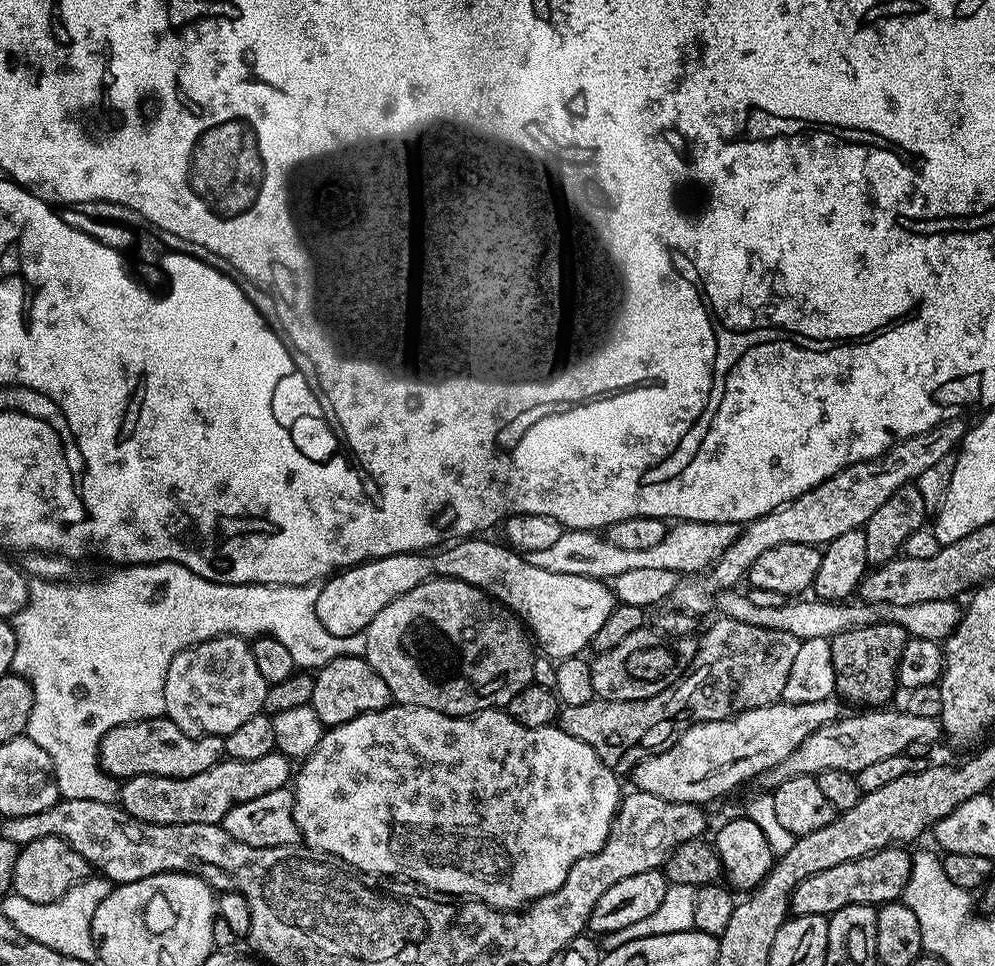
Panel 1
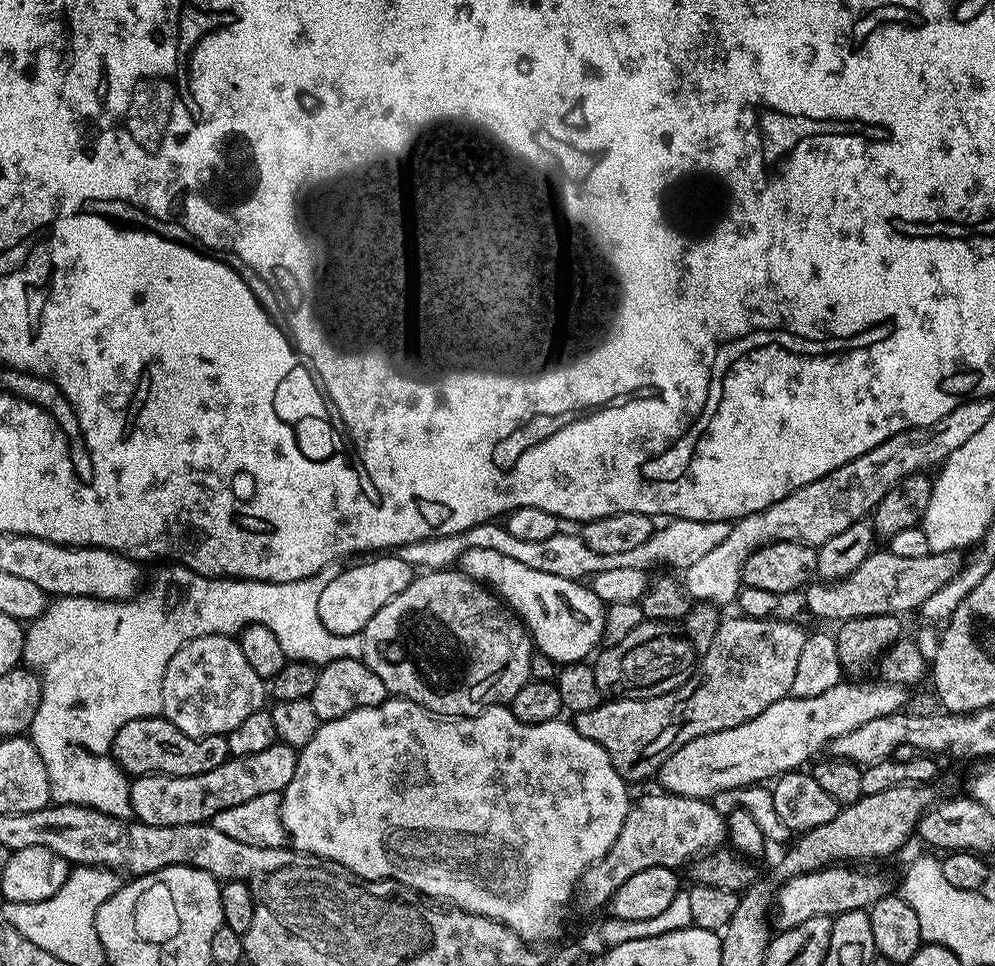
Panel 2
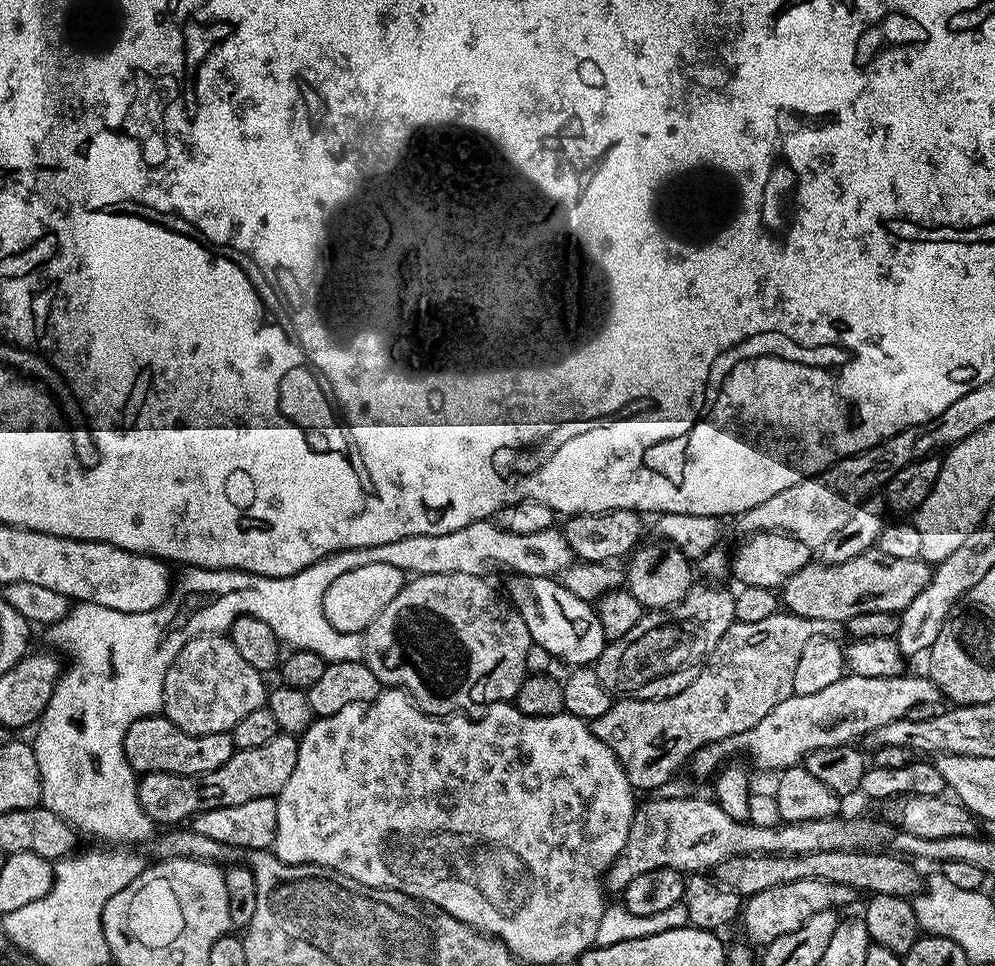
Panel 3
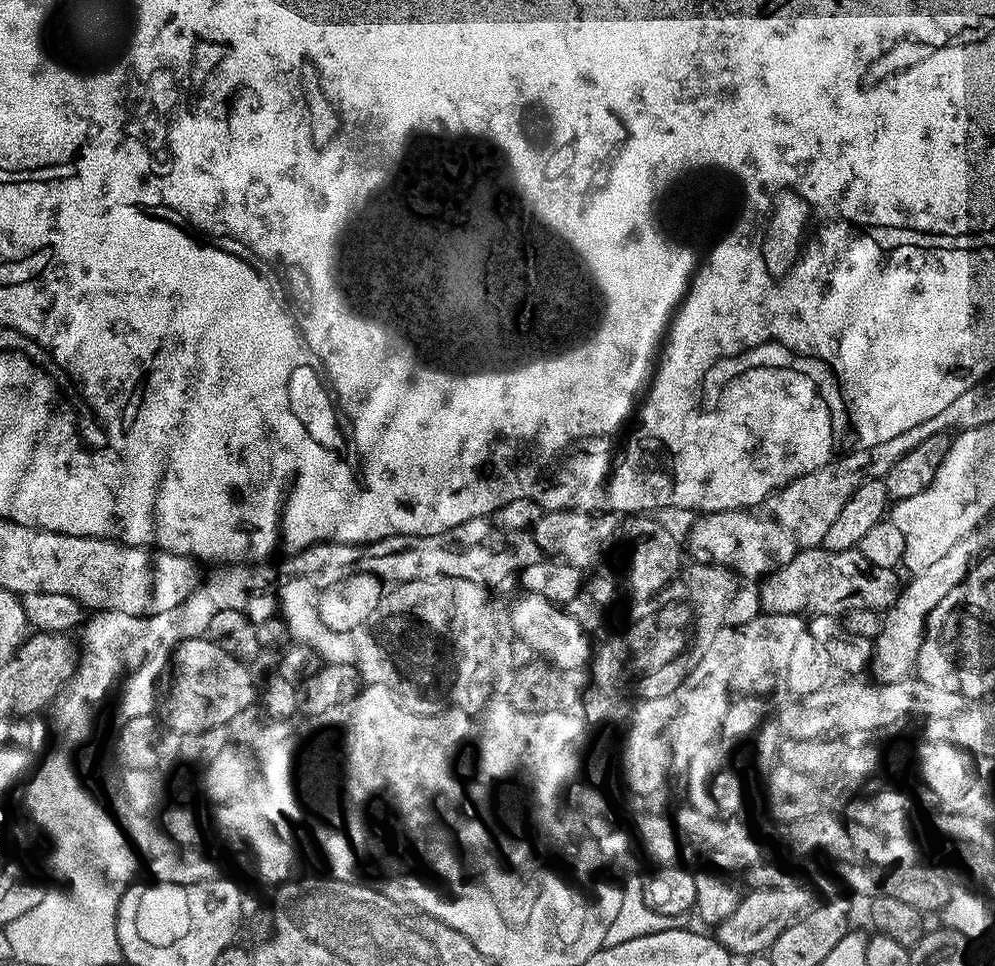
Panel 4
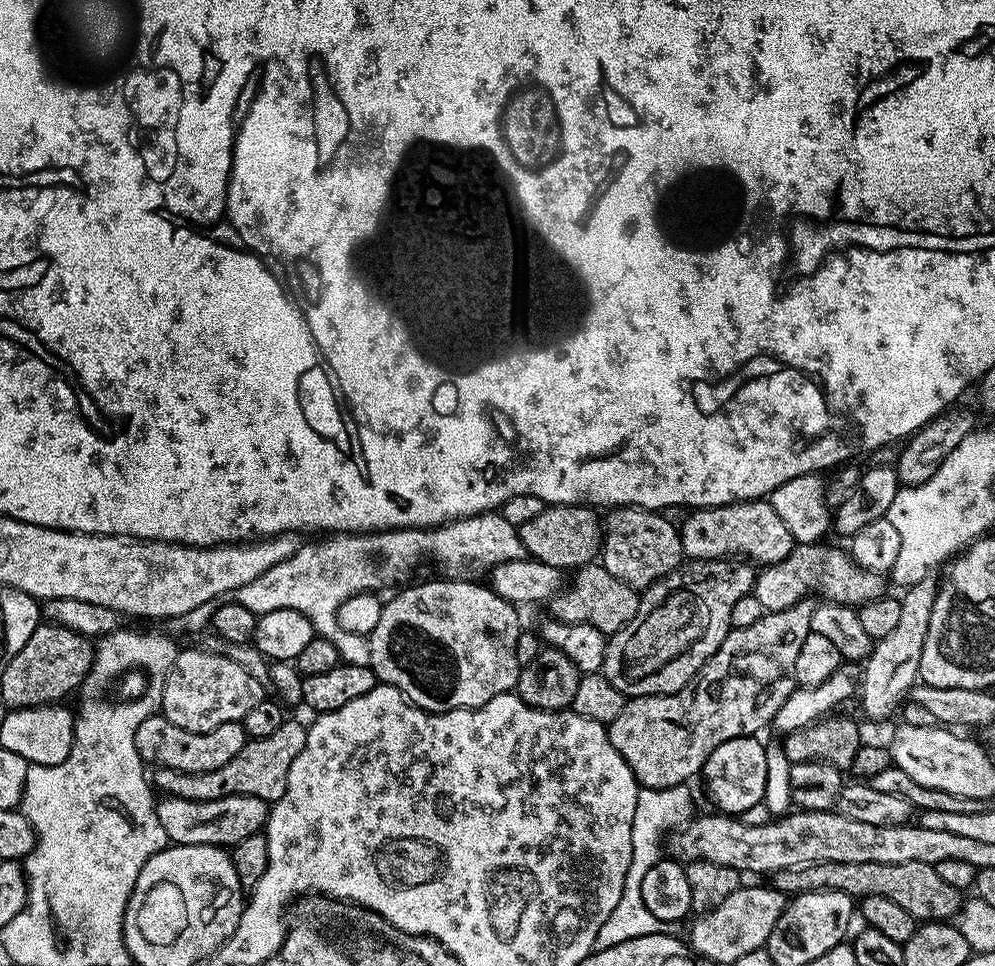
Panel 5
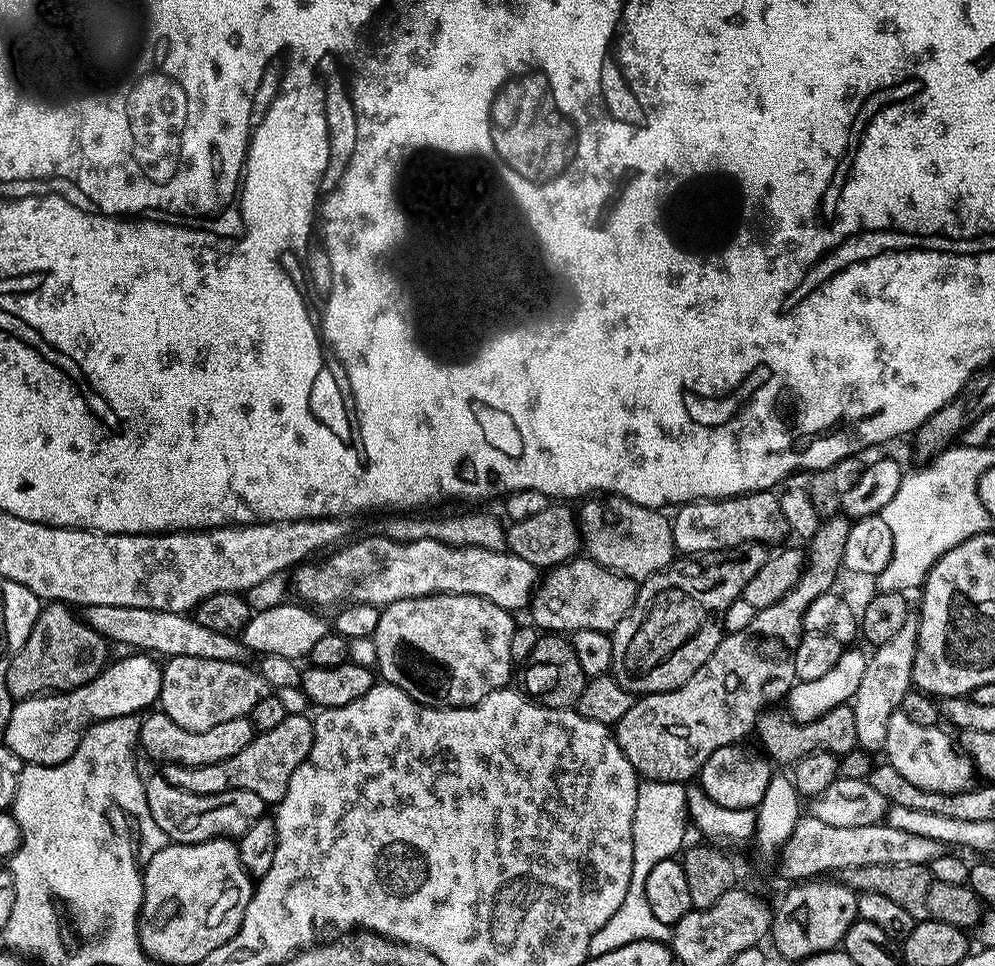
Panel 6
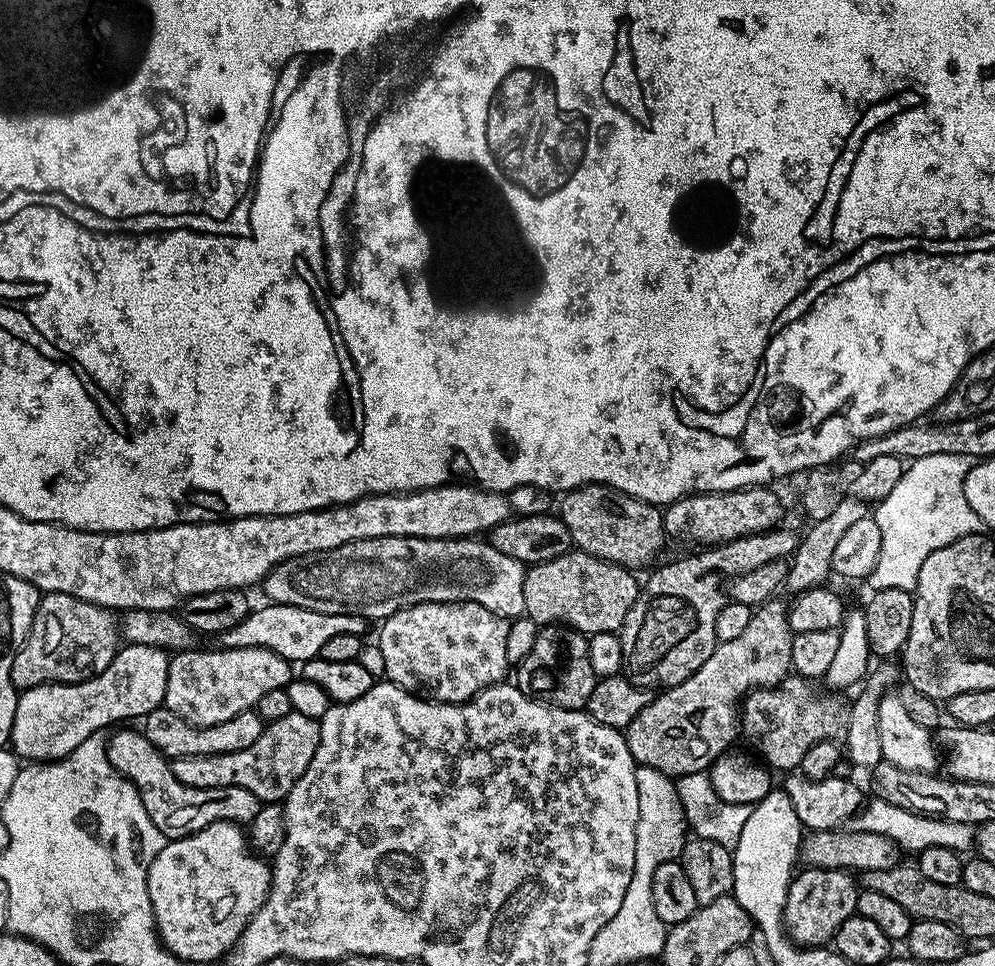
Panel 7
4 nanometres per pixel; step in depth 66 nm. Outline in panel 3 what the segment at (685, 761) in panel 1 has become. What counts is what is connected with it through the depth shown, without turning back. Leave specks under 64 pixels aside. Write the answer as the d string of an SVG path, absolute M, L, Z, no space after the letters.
M846 674L838 682L814 694L794 694L786 698L786 702L778 702L778 706L774 706L774 710L770 710L758 726L698 749L690 761L690 768L700 776L715 777L721 765L735 757L732 756L735 752L745 752L760 768L794 768L814 750L852 744L859 736L860 739L867 737L878 726L886 726L886 722L905 719L912 707L922 706L922 702L937 702L941 696L940 687L924 674L890 678L862 678Z

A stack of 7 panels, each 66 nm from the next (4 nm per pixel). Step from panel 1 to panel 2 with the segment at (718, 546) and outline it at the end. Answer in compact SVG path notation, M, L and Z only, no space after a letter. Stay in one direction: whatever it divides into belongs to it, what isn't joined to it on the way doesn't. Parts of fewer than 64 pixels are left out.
M669 519L665 526L657 527L650 542L638 546L627 554L598 554L598 550L590 550L586 542L575 531L561 530L554 538L546 538L542 542L522 542L522 538L514 538L507 527L496 522L479 524L465 532L449 536L435 536L429 540L419 540L403 544L398 550L402 562L410 562L414 570L442 572L451 569L460 559L460 555L474 546L485 550L498 550L498 554L506 554L506 558L515 558L525 566L534 570L542 570L542 574L558 574L558 578L570 578L583 581L602 570L614 570L614 566L634 566L651 569L651 564L668 563L670 567L683 570L694 566L709 550L714 550L730 534L732 524L727 520L678 520Z

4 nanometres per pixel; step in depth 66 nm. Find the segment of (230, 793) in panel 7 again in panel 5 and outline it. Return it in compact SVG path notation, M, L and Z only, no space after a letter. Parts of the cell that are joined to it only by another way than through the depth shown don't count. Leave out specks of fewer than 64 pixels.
M164 796L156 805L158 822L166 830L172 844L214 844L231 846L250 838L250 834L261 831L267 825L269 801L253 796L227 796L206 802L187 800L177 796Z

